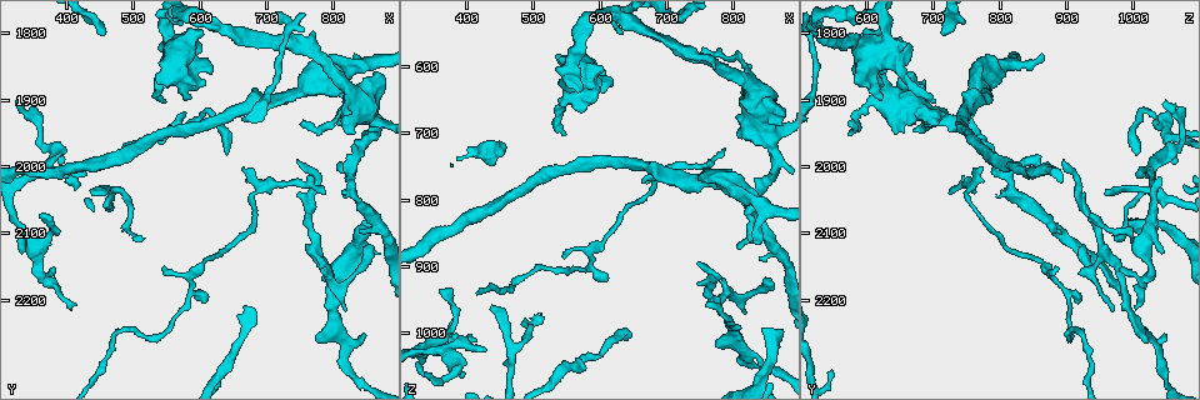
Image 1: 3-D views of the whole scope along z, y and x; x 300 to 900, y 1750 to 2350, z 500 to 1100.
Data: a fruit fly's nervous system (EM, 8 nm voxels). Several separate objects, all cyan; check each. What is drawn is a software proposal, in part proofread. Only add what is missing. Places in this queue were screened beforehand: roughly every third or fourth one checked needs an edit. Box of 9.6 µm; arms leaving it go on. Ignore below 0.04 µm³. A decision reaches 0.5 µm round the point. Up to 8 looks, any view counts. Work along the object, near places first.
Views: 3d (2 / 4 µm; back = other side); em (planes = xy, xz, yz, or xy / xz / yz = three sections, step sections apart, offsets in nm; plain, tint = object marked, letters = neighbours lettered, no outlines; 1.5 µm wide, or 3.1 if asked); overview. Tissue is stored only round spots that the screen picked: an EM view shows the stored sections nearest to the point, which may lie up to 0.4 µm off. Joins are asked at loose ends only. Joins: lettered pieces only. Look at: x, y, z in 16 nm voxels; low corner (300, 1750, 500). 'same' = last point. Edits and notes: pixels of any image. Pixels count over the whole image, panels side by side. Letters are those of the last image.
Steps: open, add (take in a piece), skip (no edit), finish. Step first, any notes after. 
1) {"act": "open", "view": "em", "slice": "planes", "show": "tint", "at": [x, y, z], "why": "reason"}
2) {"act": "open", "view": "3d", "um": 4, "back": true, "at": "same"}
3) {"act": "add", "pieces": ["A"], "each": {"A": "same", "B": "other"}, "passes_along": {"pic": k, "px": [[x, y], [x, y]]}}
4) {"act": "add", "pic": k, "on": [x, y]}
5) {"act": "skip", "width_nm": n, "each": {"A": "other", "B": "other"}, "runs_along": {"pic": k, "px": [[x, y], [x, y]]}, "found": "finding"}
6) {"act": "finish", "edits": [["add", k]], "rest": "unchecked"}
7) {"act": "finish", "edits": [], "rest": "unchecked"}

{"act": "open", "view": "em", "slice": "xz", "step": 8, "show": "tint", "at": [545, 2150, 890], "why": "an open end"}

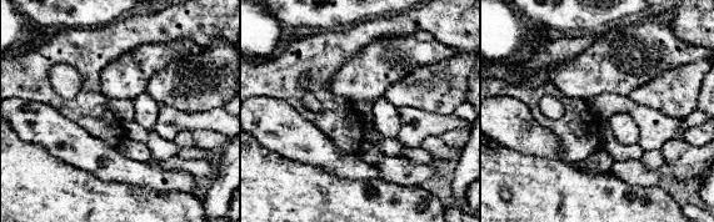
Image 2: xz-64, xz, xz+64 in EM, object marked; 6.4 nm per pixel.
{"act": "open", "view": "em", "slice": "planes", "show": "letters", "at": "same"}

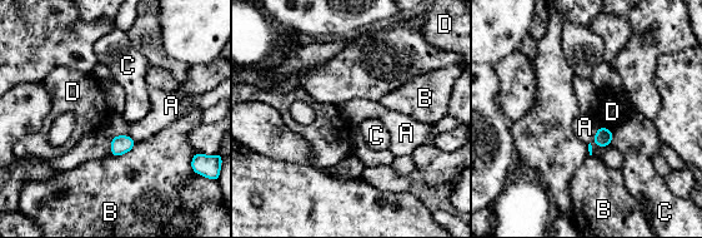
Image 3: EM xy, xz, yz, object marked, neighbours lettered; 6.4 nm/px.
{"act": "skip", "width_nm": 110, "each": {"A": "other", "B": "other", "C": "other", "D": "other"}, "border": {"pic": 3, "px": [[598, 125], [612, 132]]}, "found": "no lettered piece goes on from it"}

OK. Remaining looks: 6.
{"act": "open", "view": "3d", "um": 4, "at": [830, 1835, 860], "why": "branch stops here"}

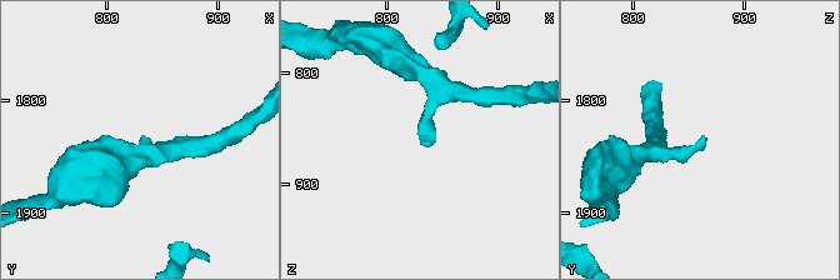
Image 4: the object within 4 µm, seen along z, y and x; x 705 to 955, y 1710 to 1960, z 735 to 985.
{"act": "open", "view": "em", "slice": "yz", "step": 8, "show": "tint", "at": [832, 1834, 862]}

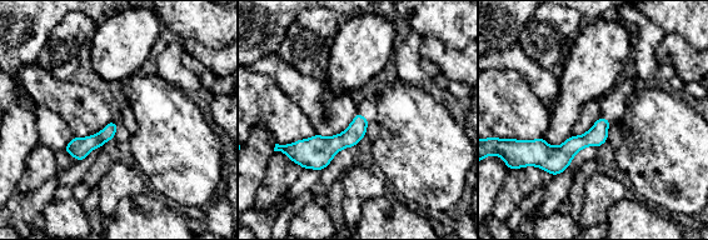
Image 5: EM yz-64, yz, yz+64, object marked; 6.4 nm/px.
{"act": "open", "view": "em", "slice": "planes", "show": "letters", "at": "same", "why": "another direction"}

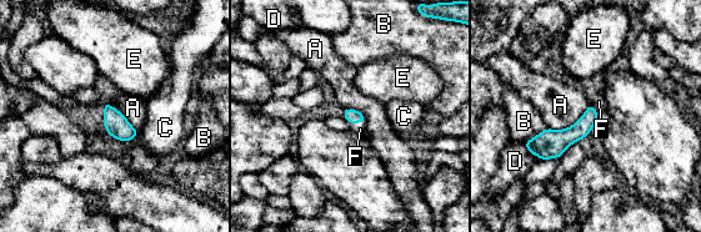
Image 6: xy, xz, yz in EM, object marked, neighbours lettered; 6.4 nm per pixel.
{"act": "add", "pieces": ["F"], "each": {"A": "other", "B": "other", "C": "other", "D": "other", "E": "other", "F": "same"}, "found": "it goes on there"}

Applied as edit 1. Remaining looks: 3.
{"act": "open", "view": "overview", "why": "see it whole again"}

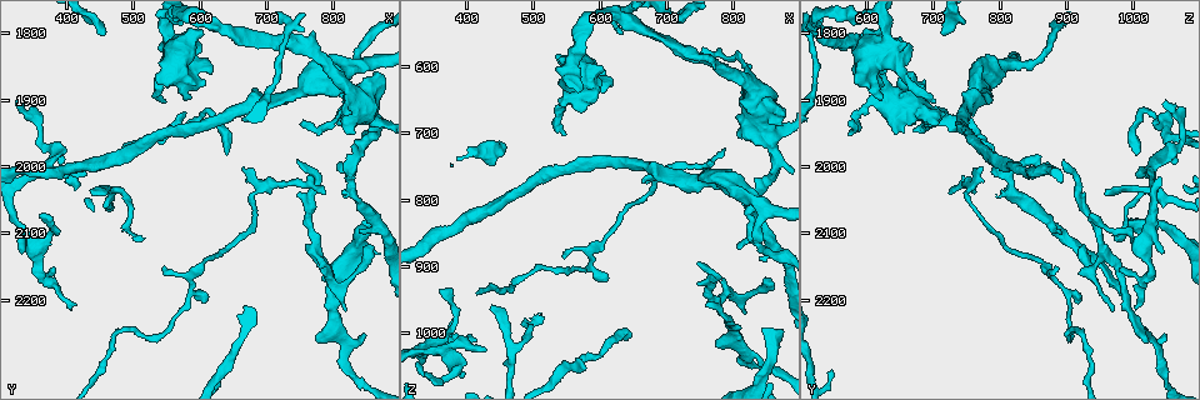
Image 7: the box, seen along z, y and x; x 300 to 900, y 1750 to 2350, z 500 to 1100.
{"act": "open", "view": "em", "slice": "yz", "step": 8, "show": "tint", "at": [845, 2085, 995], "why": "branch stops here"}

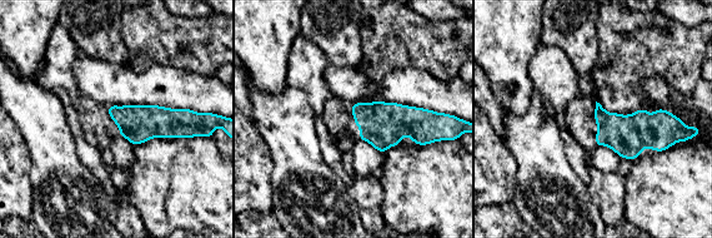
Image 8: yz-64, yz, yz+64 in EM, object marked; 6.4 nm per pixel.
{"act": "open", "view": "em", "slice": "planes", "show": "letters", "at": "same"}

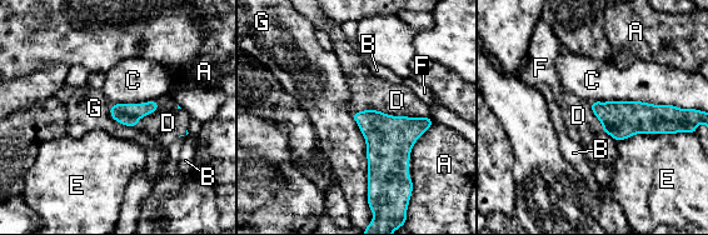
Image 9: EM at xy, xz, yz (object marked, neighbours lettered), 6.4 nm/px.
{"act": "add", "pieces": ["D"], "each": {"A": "other", "B": "other", "C": "other", "D": "same", "E": "other", "F": "other", "G": "other"}, "passes_along": {"pic": 9, "px": [[389, 139], [390, 115], [372, 93]]}, "found": "the cell continues"}

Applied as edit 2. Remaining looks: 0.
{"act": "finish", "edits": [["add", 6], ["add", 9]], "rest": "unchecked"}

